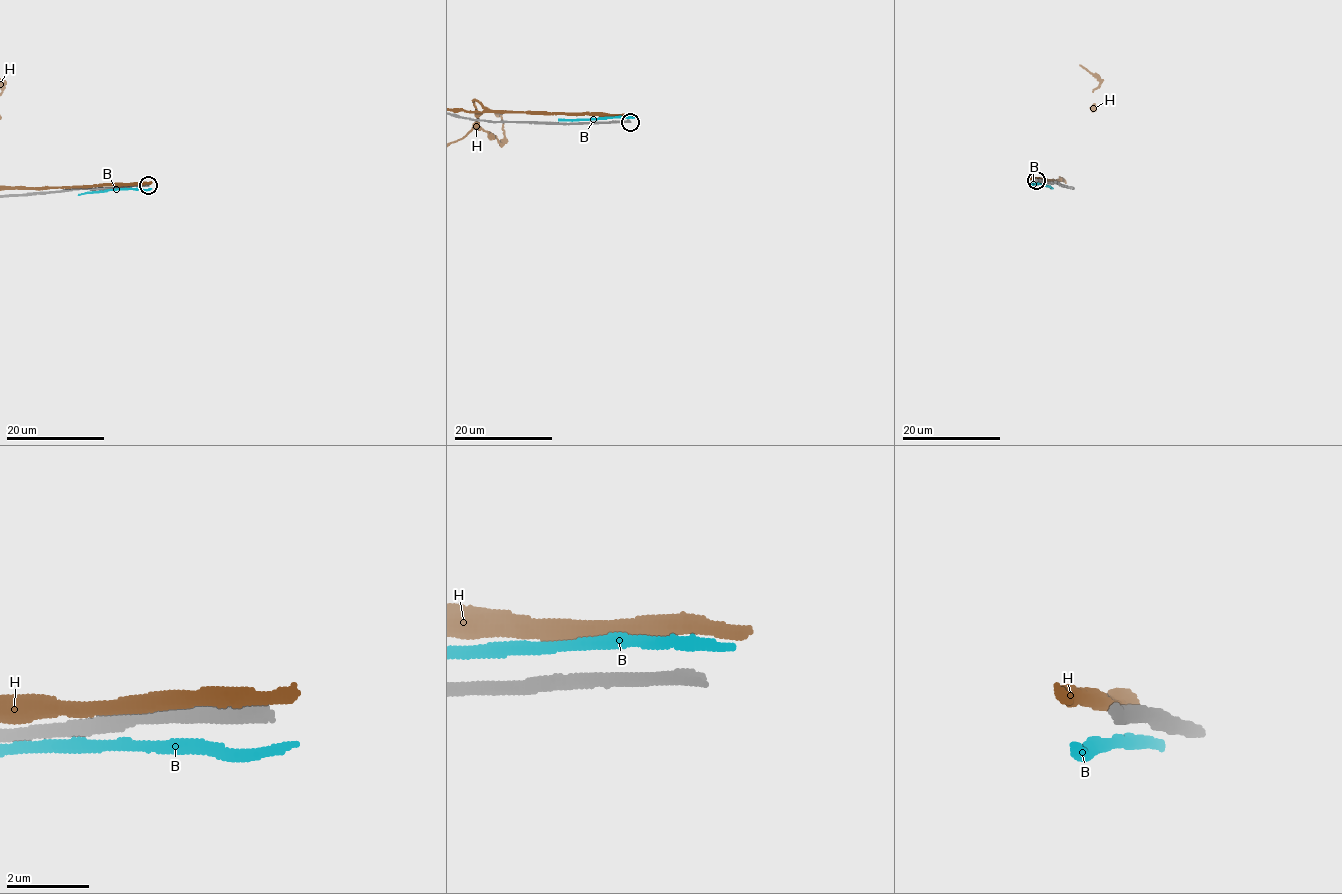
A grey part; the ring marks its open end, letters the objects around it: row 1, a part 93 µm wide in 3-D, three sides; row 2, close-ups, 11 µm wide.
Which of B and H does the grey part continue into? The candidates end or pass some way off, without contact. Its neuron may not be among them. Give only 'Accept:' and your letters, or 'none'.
Accept: none

